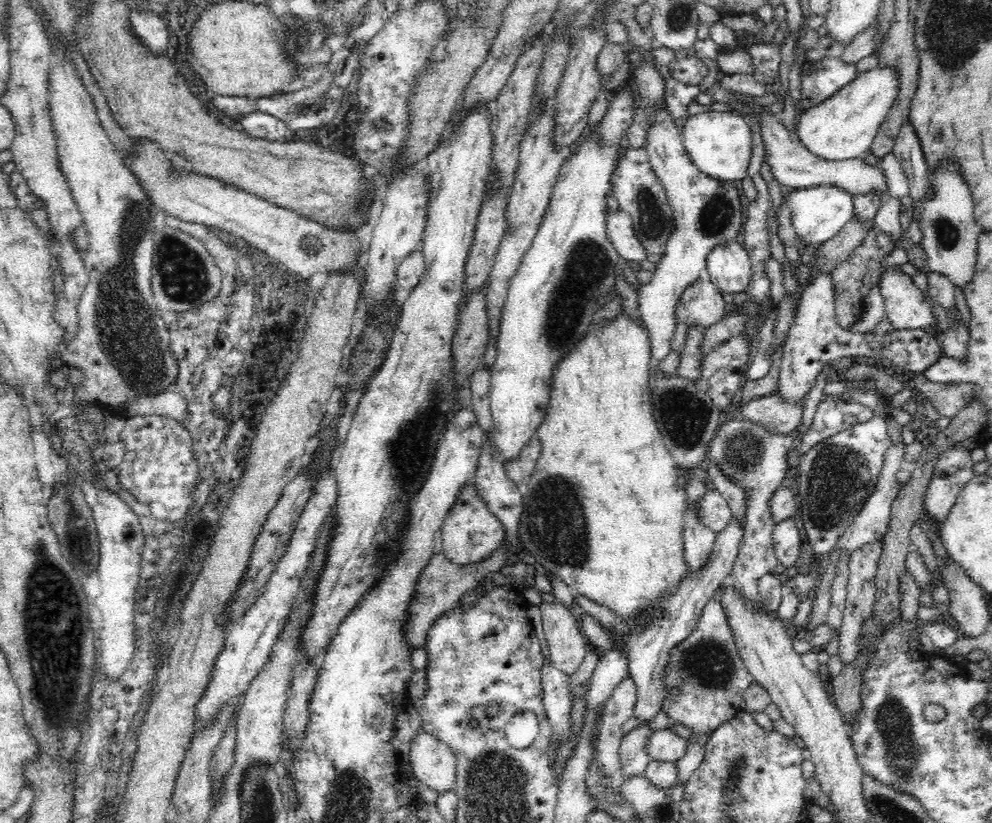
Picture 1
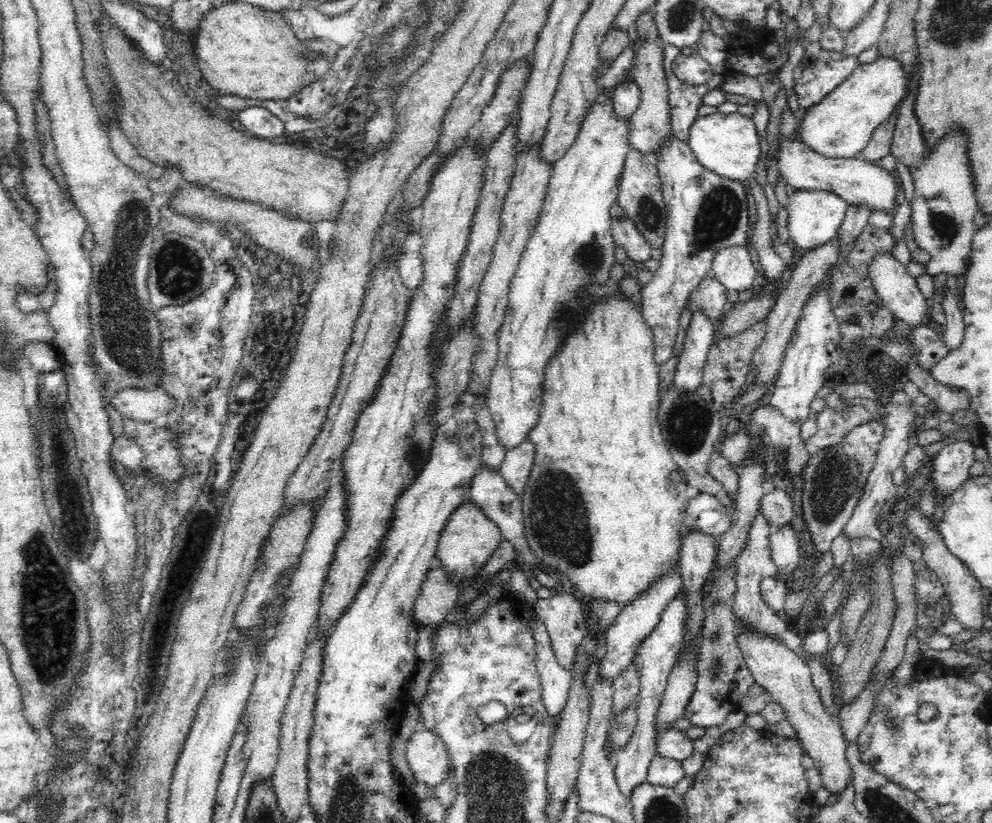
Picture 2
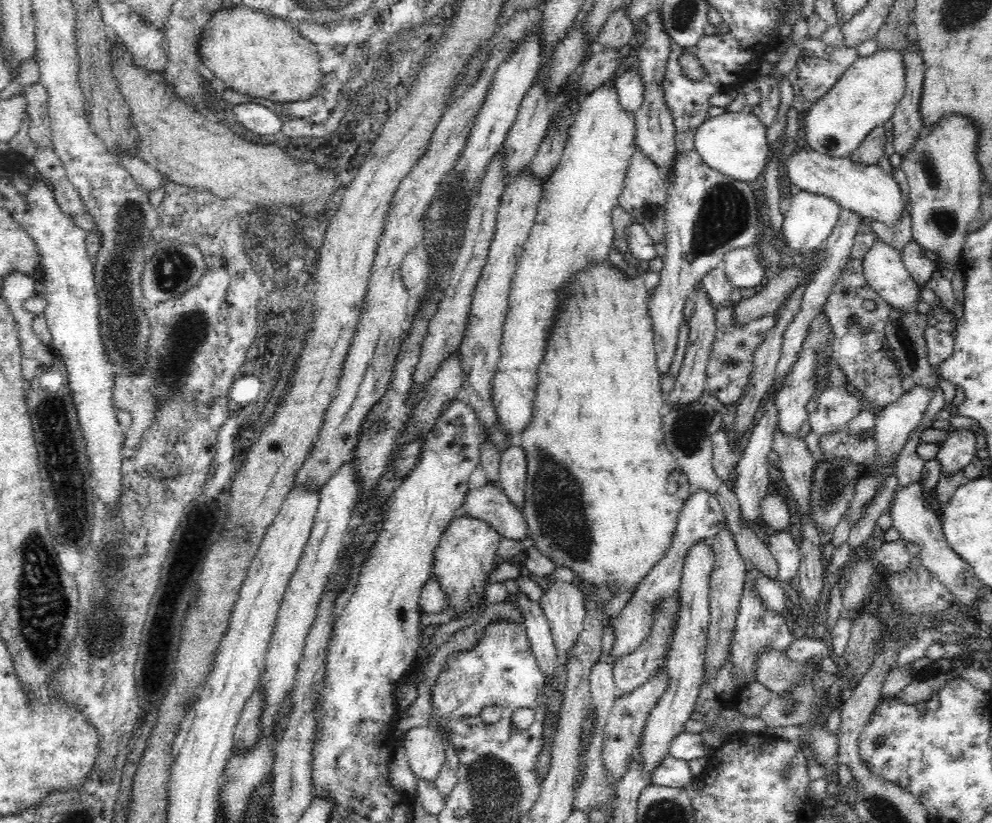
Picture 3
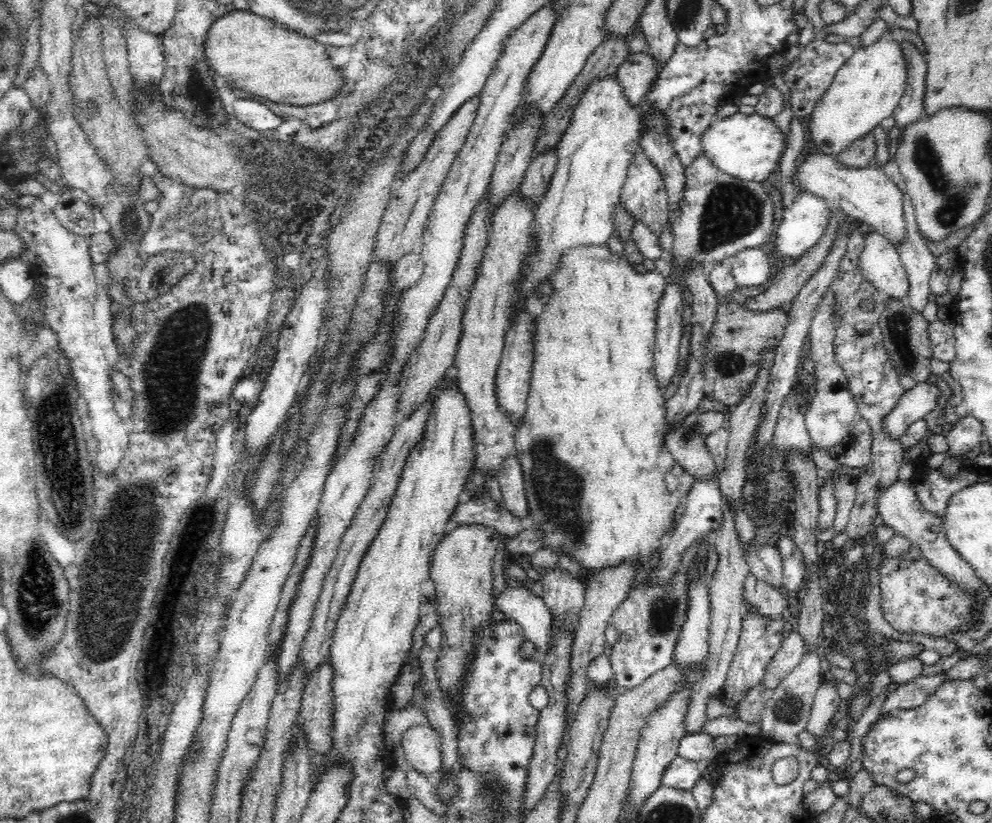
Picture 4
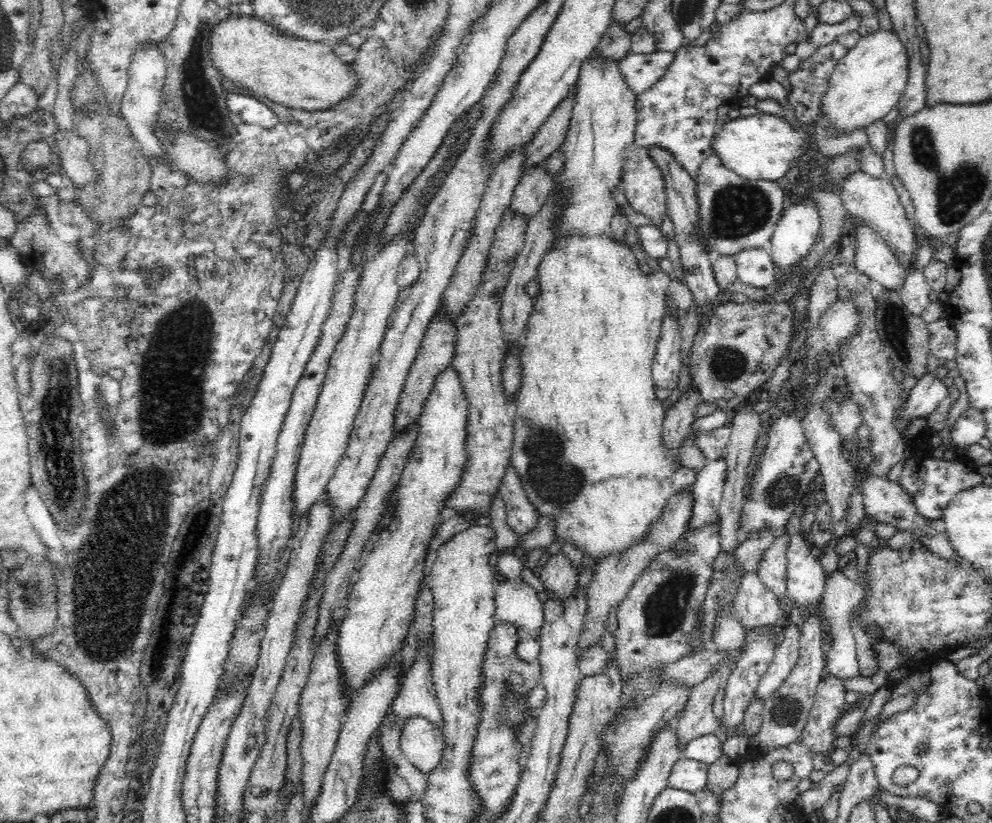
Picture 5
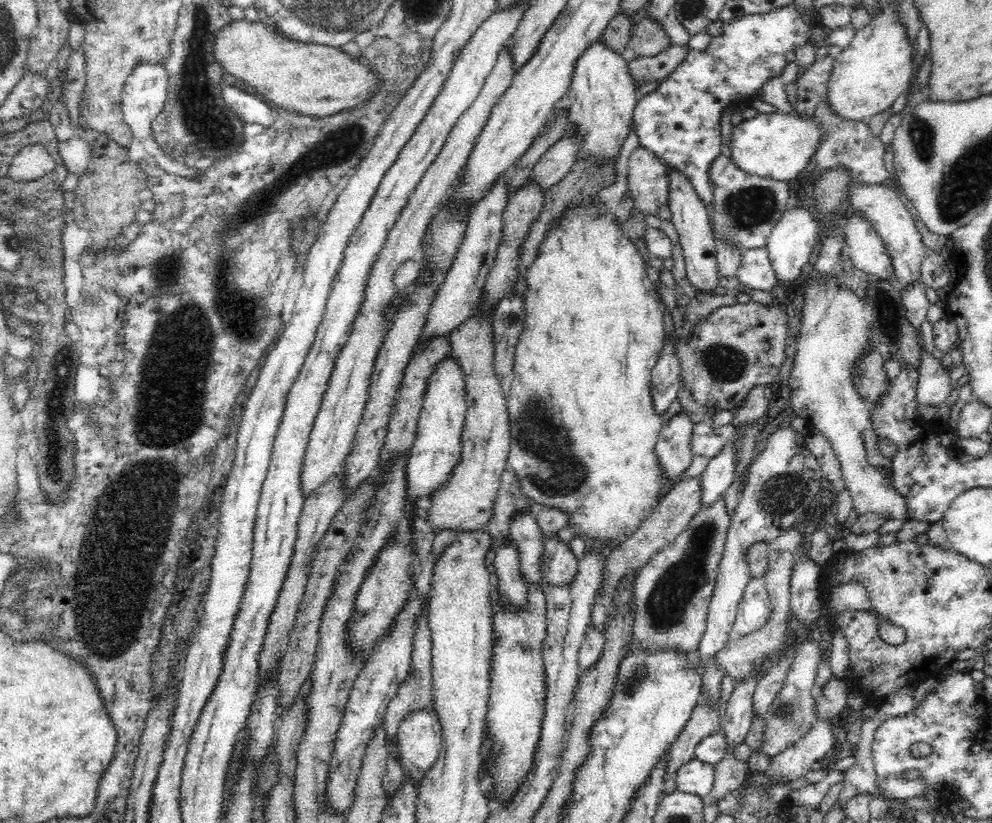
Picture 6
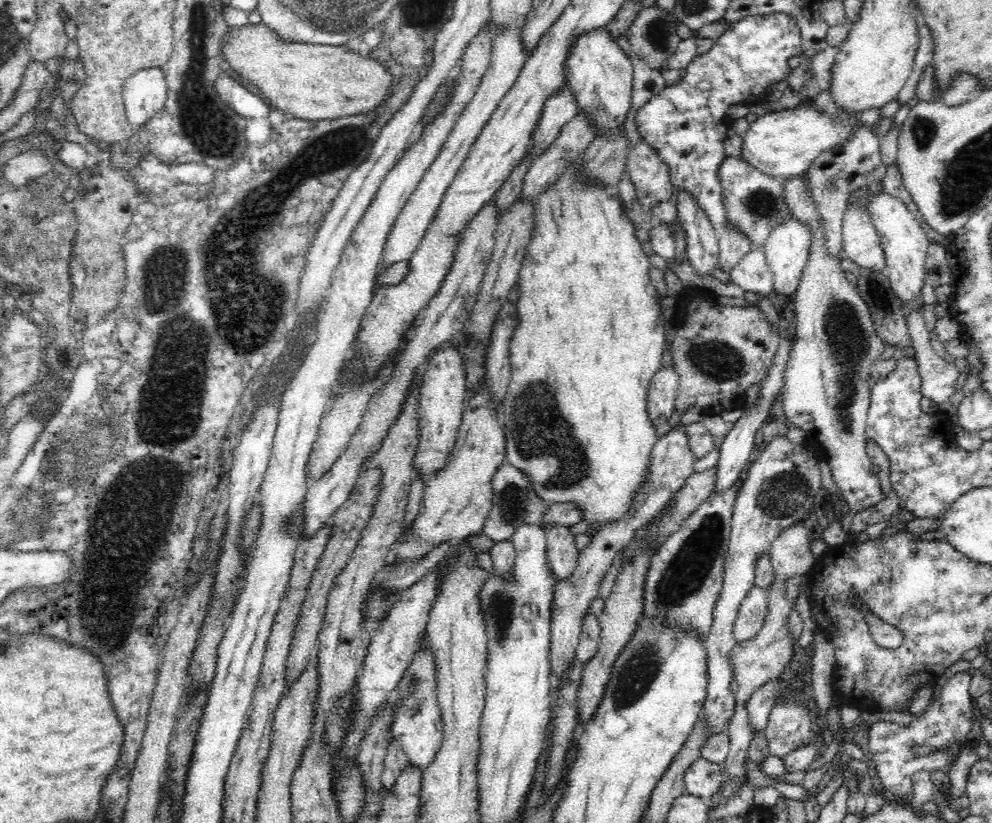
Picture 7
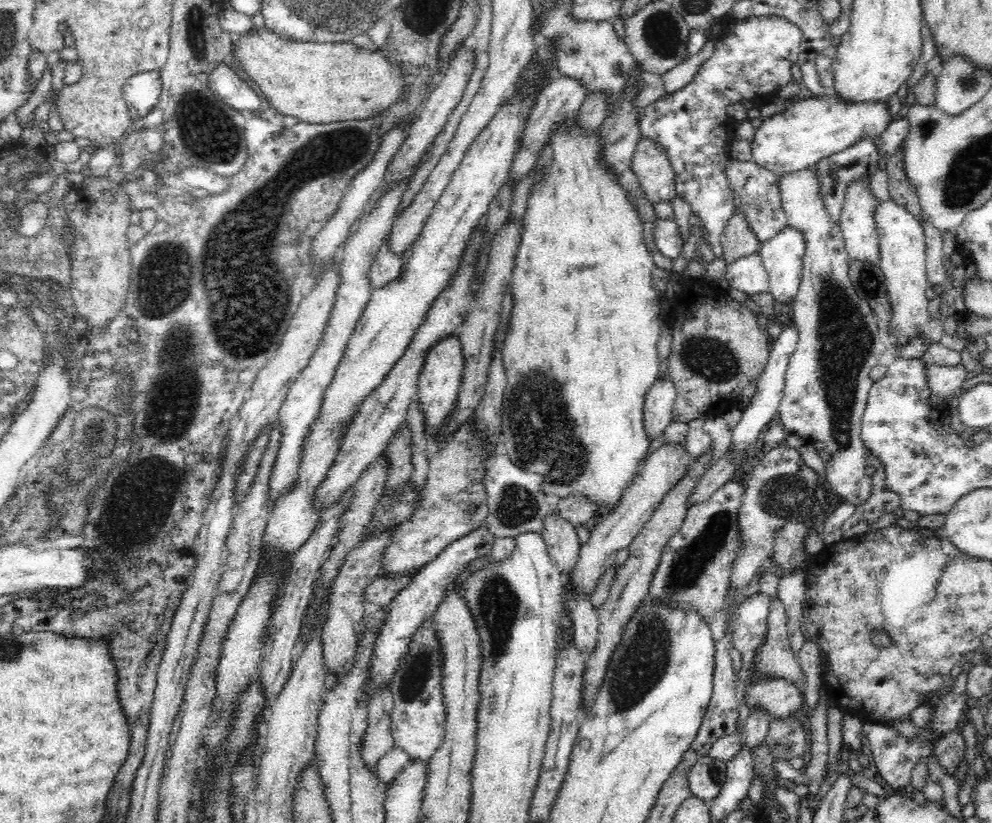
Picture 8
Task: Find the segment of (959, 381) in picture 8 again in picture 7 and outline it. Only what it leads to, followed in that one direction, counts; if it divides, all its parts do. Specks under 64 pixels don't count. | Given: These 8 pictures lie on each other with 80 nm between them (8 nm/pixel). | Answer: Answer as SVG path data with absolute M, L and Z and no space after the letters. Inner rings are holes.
M923 310L910 311L907 321L914 359L918 362L922 380L921 393L937 405L946 402L955 392L960 370L956 364L950 364L938 356L930 346Z

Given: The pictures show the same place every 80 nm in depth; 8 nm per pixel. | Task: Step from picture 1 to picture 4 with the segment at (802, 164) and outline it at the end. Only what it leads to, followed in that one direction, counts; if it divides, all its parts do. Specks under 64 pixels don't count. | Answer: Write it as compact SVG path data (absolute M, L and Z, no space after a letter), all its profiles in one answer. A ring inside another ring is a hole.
M817 153L810 154L803 165L796 168L796 178L798 178L802 190L824 197L827 201L838 205L850 218L862 221L865 227L884 235L896 248L906 240L902 191L880 167L872 167L872 165L864 168L846 167L832 155Z

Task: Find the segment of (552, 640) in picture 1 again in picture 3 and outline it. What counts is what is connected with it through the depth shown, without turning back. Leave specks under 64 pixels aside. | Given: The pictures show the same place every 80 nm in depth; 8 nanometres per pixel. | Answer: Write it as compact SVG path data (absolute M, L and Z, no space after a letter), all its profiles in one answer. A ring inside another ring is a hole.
M550 582L547 591L539 598L540 606L551 626L557 659L564 667L568 652L584 630L586 590L578 583Z

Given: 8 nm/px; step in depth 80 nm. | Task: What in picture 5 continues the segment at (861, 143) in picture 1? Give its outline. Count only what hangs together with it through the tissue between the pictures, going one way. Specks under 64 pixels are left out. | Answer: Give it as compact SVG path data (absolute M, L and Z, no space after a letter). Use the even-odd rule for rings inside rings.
M876 30L860 36L858 44L838 60L829 80L829 88L821 102L819 114L827 126L839 134L865 128L880 120L897 106L909 77L907 48L894 30Z

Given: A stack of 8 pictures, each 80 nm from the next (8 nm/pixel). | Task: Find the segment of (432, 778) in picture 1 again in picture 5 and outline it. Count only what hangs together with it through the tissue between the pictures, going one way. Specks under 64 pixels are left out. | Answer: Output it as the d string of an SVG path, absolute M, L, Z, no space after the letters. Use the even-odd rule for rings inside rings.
M410 717L400 734L400 748L406 758L421 772L432 772L440 764L444 750L442 729L427 718Z

